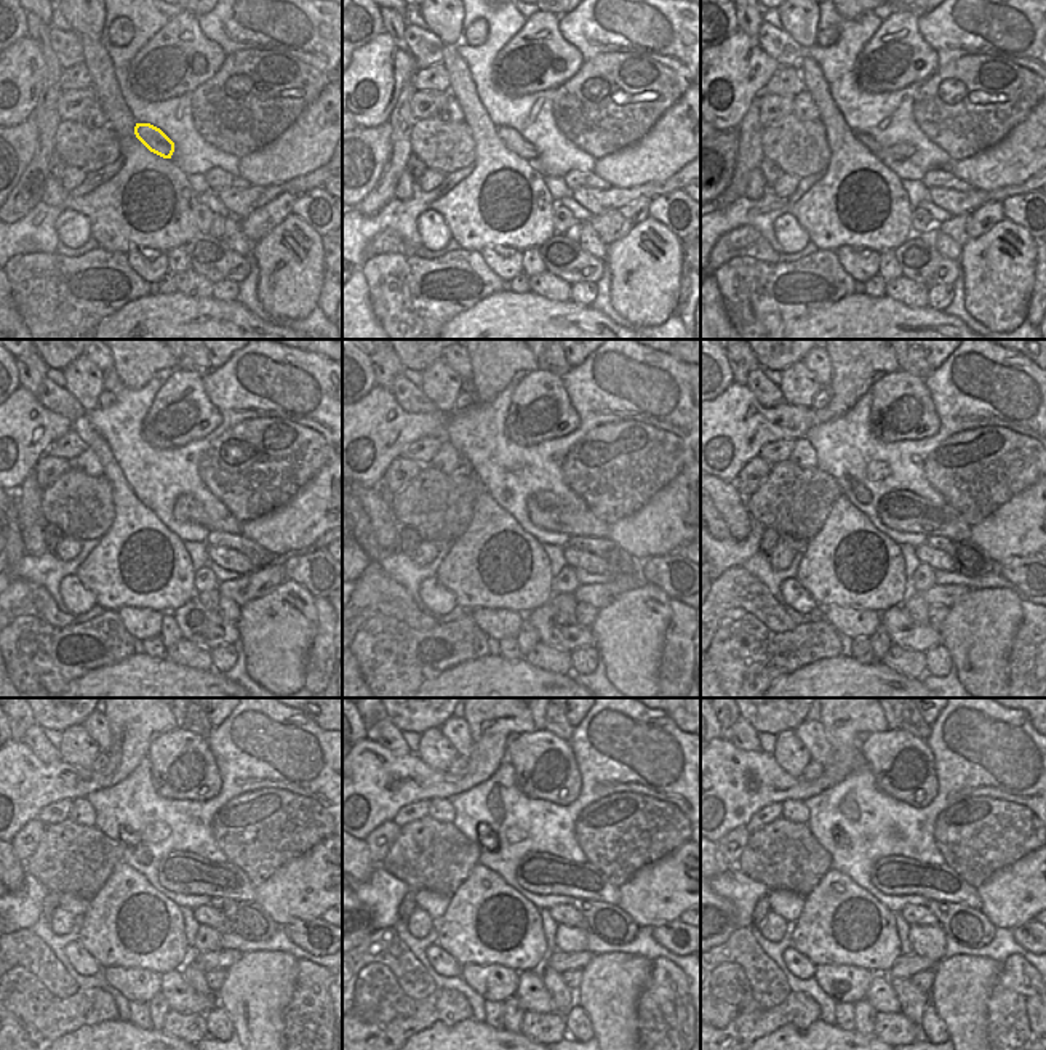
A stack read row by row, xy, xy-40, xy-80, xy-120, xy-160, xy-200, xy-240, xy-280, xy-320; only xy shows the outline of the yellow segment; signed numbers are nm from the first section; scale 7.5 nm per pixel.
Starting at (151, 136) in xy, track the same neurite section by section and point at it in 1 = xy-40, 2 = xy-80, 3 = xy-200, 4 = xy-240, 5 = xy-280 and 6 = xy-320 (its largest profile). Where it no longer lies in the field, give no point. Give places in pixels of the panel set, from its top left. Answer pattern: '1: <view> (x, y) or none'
1: xy-40 (512, 140)
2: xy-80 (902, 151)
3: xy-200 (902, 511)
4: xy-240 (186, 873)
5: xy-280 (539, 873)
6: xy-320 (901, 876)

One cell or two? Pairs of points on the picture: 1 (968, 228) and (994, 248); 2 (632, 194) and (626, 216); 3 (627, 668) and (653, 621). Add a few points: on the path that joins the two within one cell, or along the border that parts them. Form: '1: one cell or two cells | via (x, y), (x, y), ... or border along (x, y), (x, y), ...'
1: two cells | border along (1005, 218), (962, 245)
2: two cells | border along (650, 197), (640, 197), (594, 216)
3: one cell | via (630, 657), (630, 644), (642, 633)

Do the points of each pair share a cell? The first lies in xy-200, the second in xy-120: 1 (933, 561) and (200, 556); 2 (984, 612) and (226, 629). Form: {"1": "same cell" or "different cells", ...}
{"1": "different cells", "2": "different cells"}

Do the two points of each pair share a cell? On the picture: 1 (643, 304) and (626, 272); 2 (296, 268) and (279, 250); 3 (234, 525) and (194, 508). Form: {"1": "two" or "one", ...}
{"1": "one", "2": "one", "3": "one"}

